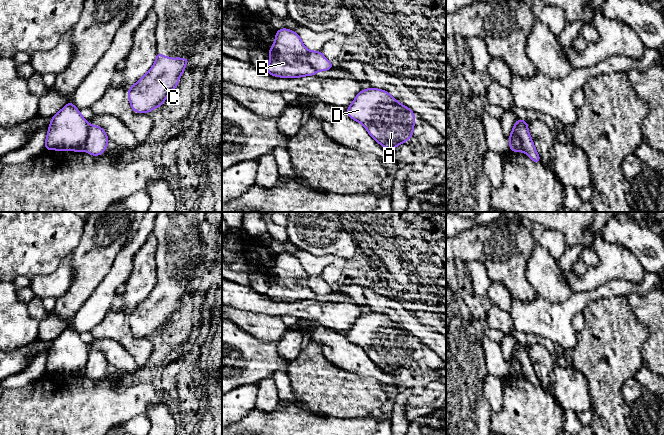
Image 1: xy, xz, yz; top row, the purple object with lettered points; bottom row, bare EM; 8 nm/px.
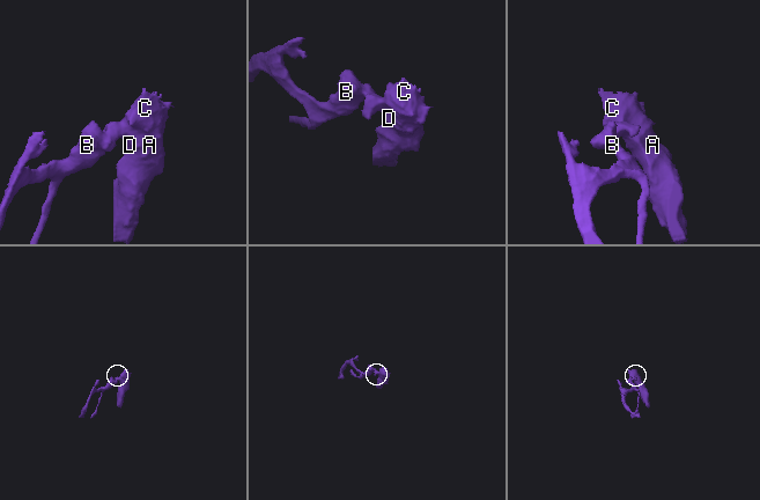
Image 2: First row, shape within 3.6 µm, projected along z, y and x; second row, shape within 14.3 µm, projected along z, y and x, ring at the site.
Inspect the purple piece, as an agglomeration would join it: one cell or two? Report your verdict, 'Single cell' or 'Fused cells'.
Fused cells

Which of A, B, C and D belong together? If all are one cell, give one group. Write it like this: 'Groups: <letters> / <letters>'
Groups: A C D / B

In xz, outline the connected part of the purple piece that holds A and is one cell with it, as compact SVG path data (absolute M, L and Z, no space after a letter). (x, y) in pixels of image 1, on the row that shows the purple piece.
M377 88L361 90L346 111L347 115L360 122L369 135L384 148L395 151L395 147L413 136L415 113L400 104L389 92Z

